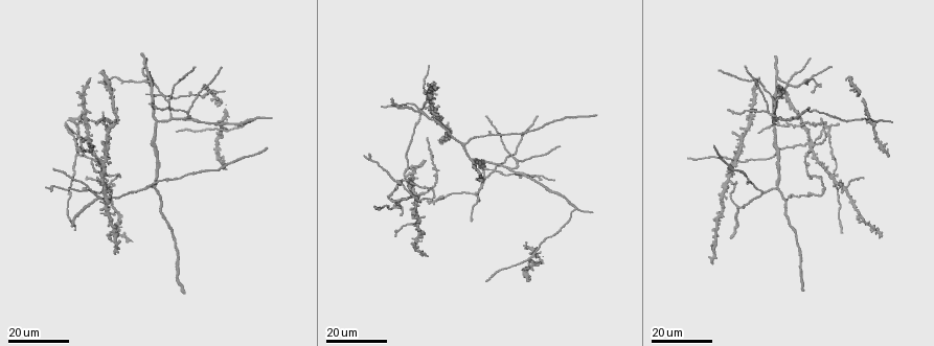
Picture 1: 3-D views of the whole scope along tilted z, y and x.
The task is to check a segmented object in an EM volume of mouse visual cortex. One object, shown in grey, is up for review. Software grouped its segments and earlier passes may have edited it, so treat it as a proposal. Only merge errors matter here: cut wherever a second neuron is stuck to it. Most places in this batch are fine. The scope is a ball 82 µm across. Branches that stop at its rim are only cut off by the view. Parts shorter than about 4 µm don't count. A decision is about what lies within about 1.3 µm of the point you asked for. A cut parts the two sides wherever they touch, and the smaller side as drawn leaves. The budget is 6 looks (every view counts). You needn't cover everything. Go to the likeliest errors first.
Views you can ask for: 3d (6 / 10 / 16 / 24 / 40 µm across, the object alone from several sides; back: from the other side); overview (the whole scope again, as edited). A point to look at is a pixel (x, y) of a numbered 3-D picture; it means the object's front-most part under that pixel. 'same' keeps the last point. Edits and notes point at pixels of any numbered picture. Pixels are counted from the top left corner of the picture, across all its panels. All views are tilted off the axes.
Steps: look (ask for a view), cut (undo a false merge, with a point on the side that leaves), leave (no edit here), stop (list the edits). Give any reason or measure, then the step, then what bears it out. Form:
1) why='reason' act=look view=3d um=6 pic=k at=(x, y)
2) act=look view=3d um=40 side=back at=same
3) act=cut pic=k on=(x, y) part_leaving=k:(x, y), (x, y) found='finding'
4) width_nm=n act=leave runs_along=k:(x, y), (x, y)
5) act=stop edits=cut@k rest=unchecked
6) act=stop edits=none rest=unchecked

act=look view=3d um=16 pic=1 at=(788, 81)

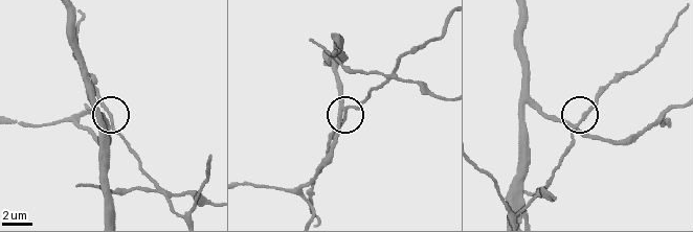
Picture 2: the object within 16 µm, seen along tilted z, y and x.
act=look view=3d um=6 pic=2 at=(342, 106)

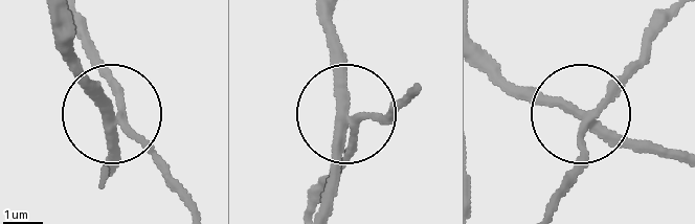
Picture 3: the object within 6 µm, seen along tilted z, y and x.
act=look view=3d um=6 side=back pic=3 at=(110, 115)

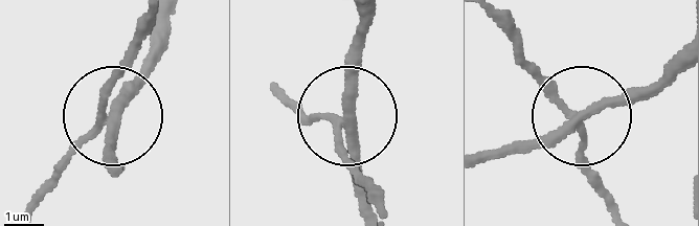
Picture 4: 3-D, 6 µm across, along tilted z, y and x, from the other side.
arms=4 act=leave runs_along=4:(27, 216), (102, 130), (102, 102), (129, 68) found='all the same neuron'

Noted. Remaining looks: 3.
why='four or more arms meet' act=look view=3d um=24 pic=1 at=(494, 170)

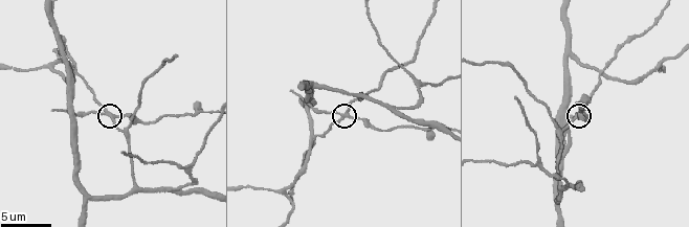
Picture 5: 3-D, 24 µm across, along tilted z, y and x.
act=look view=3d um=6 pic=5 at=(341, 119)

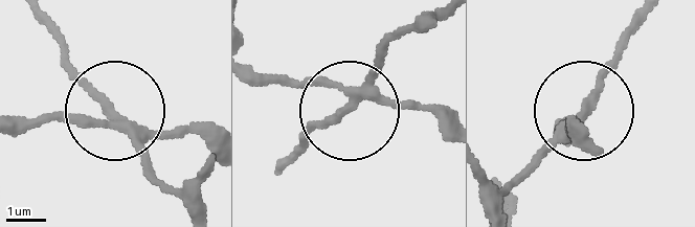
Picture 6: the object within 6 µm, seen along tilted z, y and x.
why='other side' act=look view=3d um=6 side=back pic=6 at=(116, 114)

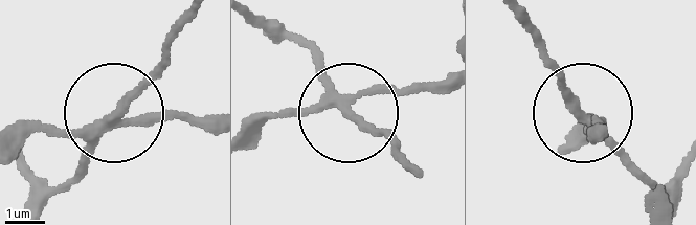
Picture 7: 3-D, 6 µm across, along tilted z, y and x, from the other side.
arms=4 act=cut pic=7 on=(34, 130) part_leaving=7:(89, 132), (21, 133) found='two neurons meet here'

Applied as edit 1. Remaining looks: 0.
act=stop edits=cut@7 rest=unchecked

